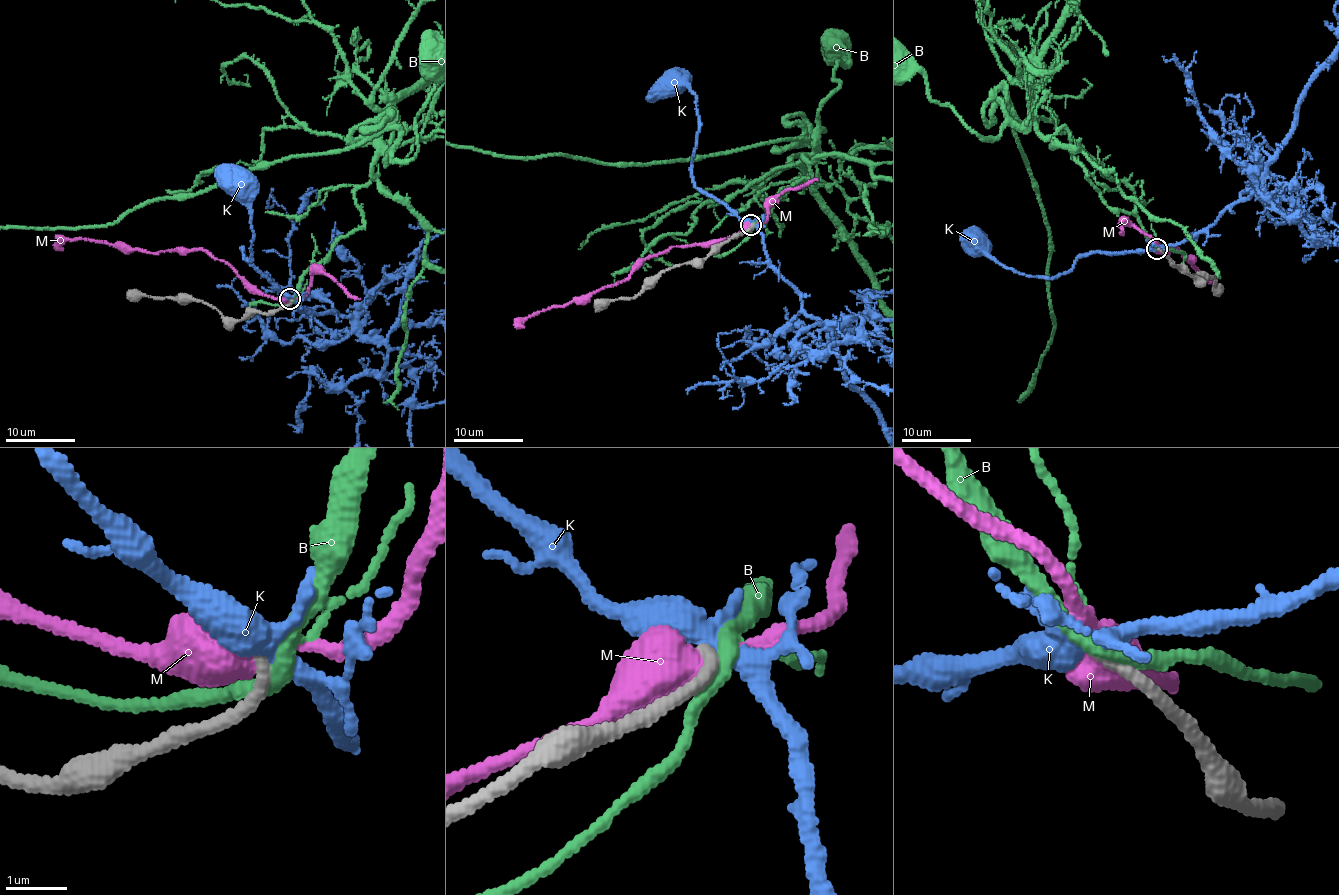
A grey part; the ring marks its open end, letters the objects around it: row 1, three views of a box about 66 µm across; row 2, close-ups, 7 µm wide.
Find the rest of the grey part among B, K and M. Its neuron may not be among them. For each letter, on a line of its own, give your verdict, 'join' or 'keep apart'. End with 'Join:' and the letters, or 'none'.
B: keep apart
K: keep apart
M: keep apart
Join: none

